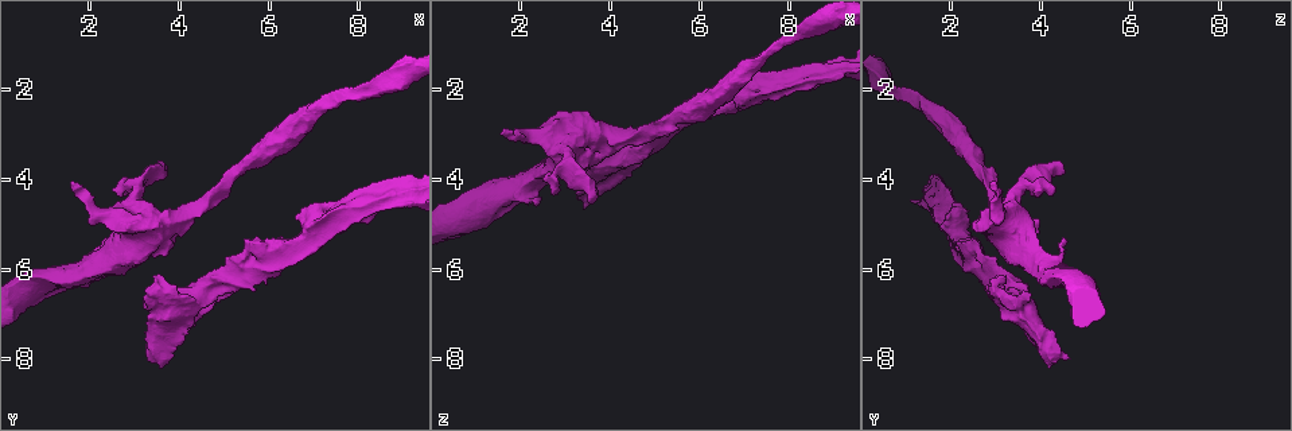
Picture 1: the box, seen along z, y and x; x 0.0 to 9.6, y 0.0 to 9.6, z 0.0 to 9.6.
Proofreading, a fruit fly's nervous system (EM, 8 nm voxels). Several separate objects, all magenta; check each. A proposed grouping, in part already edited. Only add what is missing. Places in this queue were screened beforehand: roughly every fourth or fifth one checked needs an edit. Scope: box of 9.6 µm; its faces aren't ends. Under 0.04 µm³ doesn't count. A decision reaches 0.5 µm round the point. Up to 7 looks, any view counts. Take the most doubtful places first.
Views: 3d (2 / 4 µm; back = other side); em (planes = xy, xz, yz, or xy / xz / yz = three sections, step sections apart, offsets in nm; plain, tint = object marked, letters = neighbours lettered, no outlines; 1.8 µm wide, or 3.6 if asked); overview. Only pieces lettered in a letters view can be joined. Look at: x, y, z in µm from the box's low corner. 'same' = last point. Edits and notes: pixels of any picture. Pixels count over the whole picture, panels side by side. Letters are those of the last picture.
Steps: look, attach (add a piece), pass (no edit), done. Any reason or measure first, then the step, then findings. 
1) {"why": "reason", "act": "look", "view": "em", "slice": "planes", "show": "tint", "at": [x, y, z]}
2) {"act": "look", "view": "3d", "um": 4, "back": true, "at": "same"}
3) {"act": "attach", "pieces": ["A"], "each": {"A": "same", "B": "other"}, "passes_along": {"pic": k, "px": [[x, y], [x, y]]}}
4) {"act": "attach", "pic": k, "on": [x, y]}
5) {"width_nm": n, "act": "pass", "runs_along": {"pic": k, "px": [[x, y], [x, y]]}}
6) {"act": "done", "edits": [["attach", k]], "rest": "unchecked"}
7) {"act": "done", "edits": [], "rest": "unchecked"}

{"why": "branch stops here", "act": "look", "view": "3d", "um": 2, "back": true, "at": [2.80, 4.30, 4.30]}

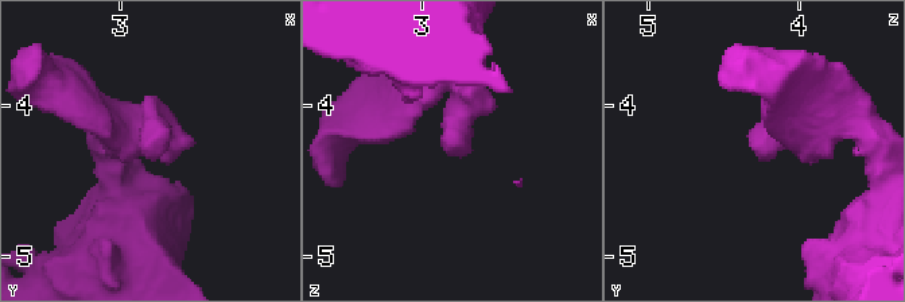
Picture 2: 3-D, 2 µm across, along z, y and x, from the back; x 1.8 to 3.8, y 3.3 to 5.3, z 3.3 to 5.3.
{"act": "look", "view": "em", "slice": "planes", "show": "tint", "at": [2.74, 4.34, 4.26]}

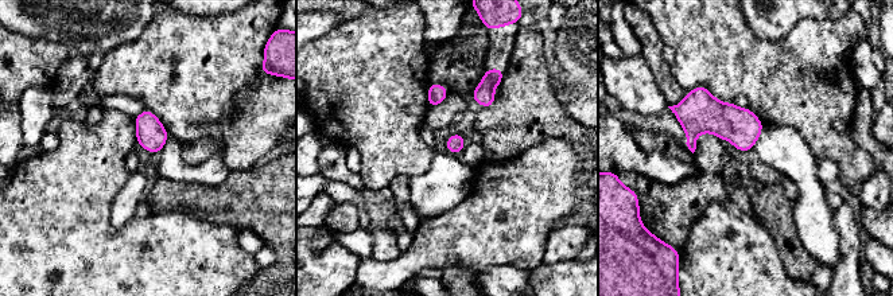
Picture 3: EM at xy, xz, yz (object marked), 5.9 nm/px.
{"act": "look", "view": "em", "slice": "planes", "show": "letters", "at": "same"}

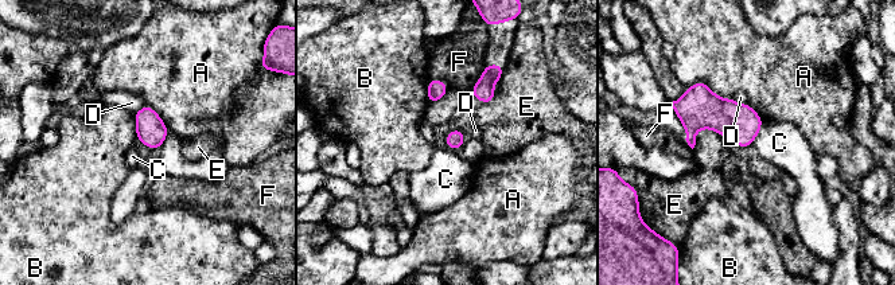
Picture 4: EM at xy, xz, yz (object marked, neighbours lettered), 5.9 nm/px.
{"act": "pass", "each": {"A": "other", "B": "other", "C": "other", "D": "other", "E": "other", "F": "other"}, "border": {"pic": 4, "px": [[763, 121], [751, 144]]}, "found": "none of them fits"}

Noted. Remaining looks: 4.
{"why": "branch stops here", "act": "look", "view": "3d", "um": 2, "at": [3.40, 7.95, 4.65]}

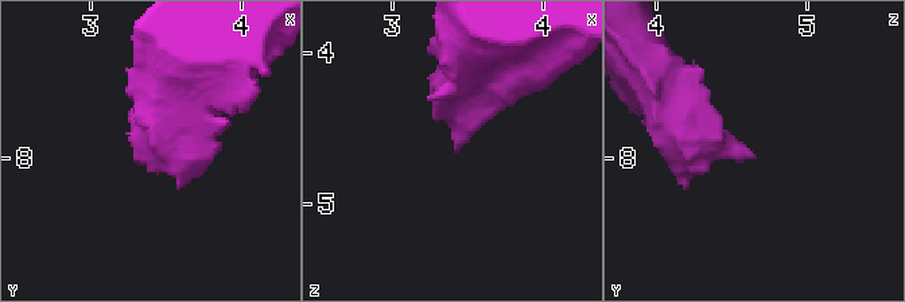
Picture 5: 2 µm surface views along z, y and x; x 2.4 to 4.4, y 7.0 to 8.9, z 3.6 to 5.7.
{"act": "look", "view": "em", "slice": "planes", "show": "plain", "at": [3.44, 8.00, 4.64]}

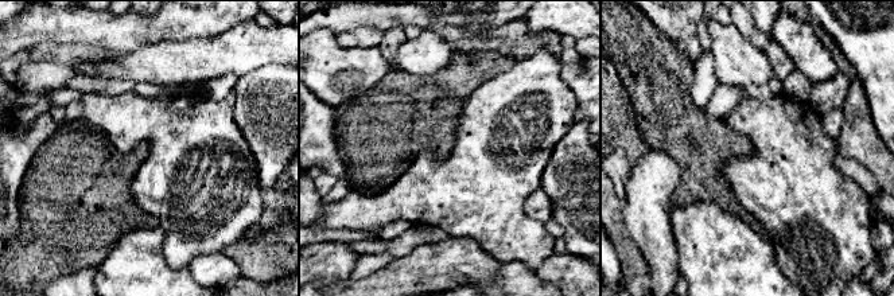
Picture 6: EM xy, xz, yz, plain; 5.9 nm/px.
{"why": "what lies round it", "act": "look", "view": "em", "slice": "planes", "show": "letters", "at": "same"}

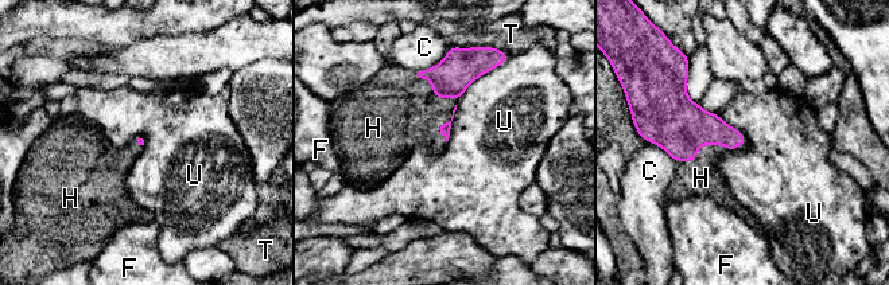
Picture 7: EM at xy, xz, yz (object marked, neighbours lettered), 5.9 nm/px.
{"act": "attach", "pieces": ["H"], "each": {"C": "other", "F": "other", "H": "same", "T": "other", "U": "other"}, "passes_along": {"pic": 7, "px": [[668, 118], [697, 148], [701, 178]]}, "found": "it goes on there"}

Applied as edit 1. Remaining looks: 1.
{"why": "thick turns thin", "act": "look", "view": "em", "slice": "planes", "show": "letters", "at": [8.40, 4.50, 1.75]}

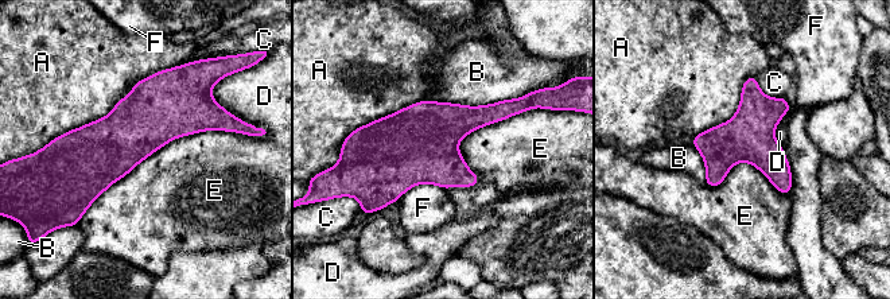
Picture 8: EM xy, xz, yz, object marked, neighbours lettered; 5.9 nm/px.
{"width_nm": 300, "longest_contact_nm": ["E", 1050], "act": "pass", "each": {"A": "other", "B": "other", "C": "other", "D": "other", "E": "other", "F": "other"}, "found": "no lettered piece goes on from it"}

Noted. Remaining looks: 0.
{"act": "done", "edits": [["attach", 7]], "rest": "unchecked"}

